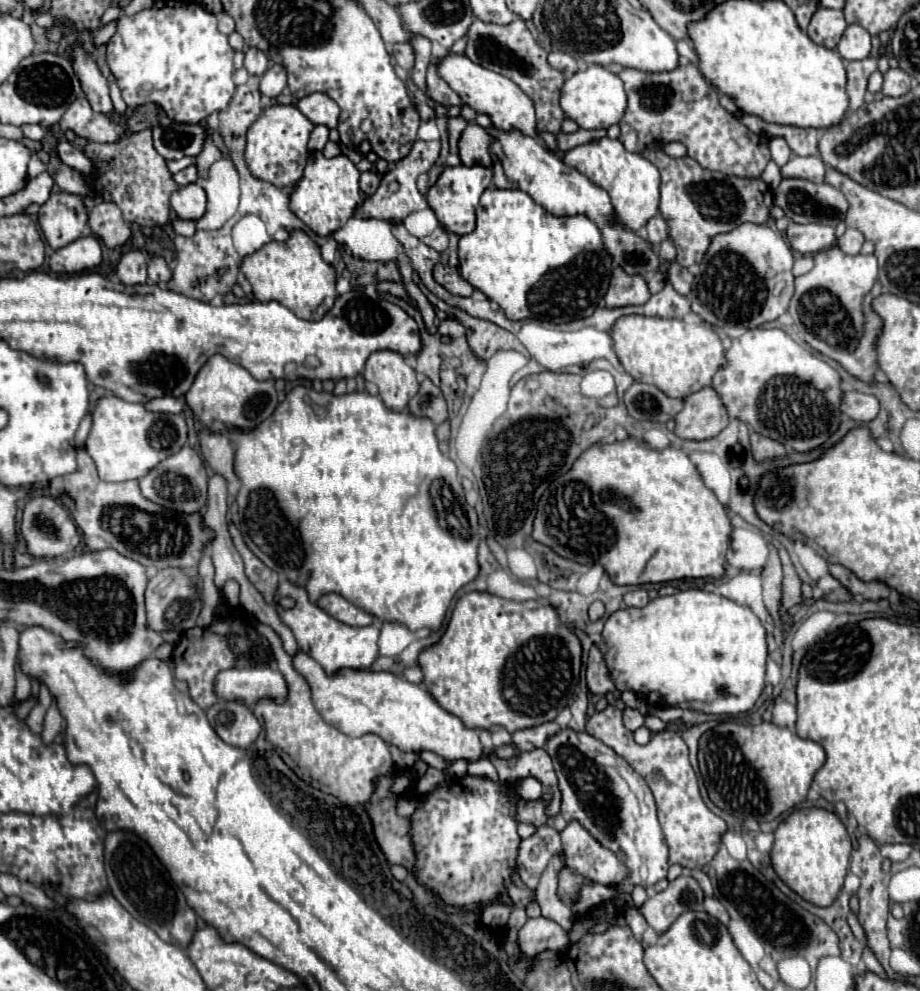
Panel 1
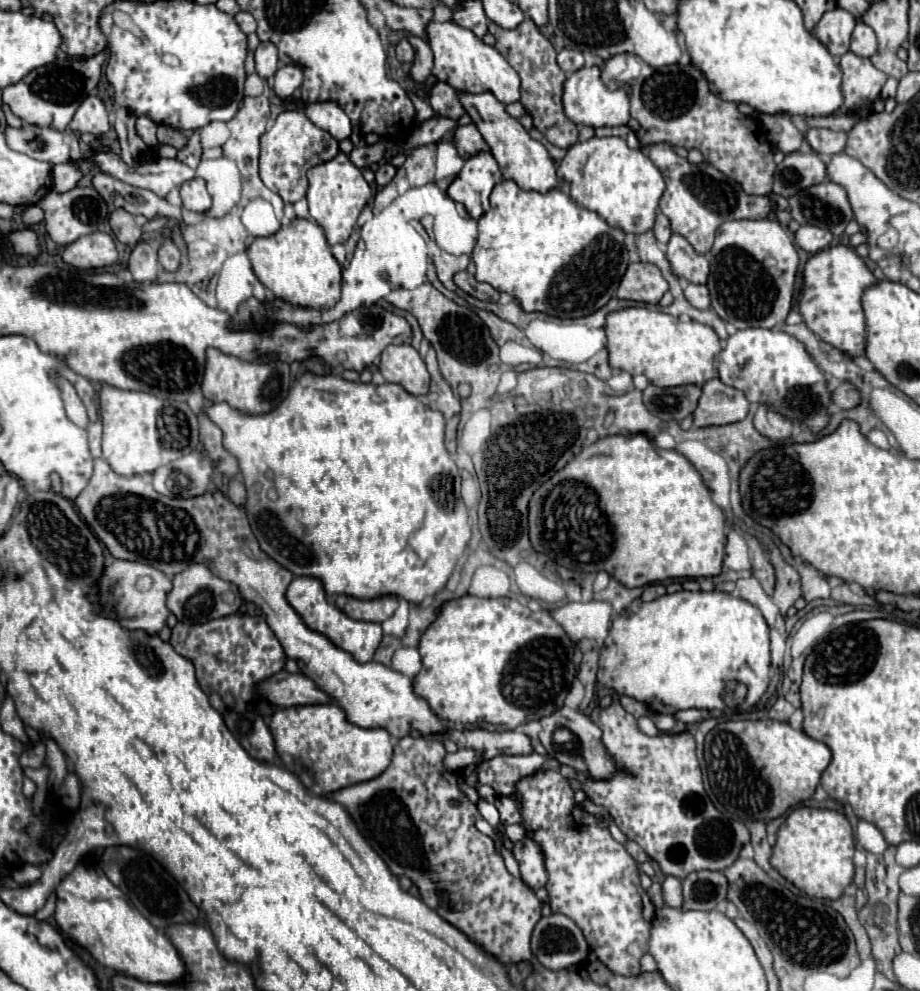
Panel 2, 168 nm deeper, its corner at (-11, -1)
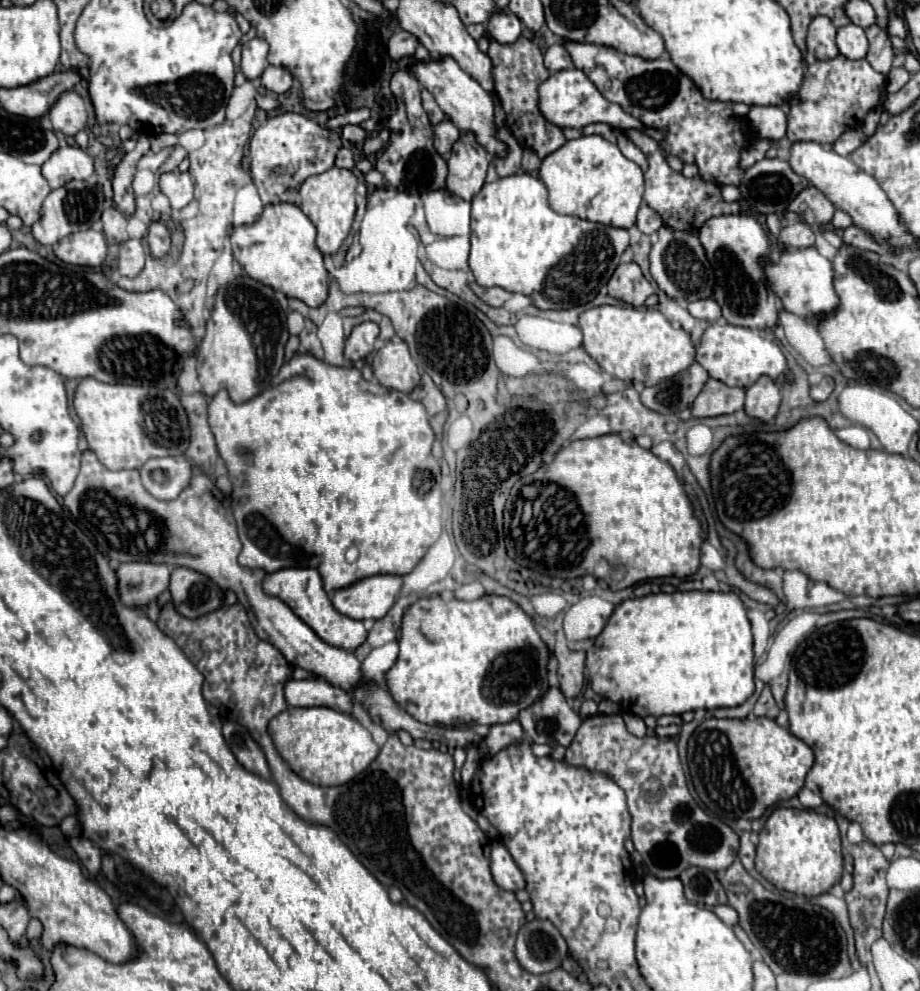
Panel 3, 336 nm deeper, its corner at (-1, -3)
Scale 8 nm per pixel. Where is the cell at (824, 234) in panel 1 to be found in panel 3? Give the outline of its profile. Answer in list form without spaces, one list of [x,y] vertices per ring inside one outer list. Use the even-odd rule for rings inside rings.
[[[796,222],[796,224],[790,224],[786,228],[782,228],[778,240],[784,244],[784,246],[792,246],[792,248],[808,248],[808,246],[814,246],[814,232],[808,224],[802,224],[802,222]]]

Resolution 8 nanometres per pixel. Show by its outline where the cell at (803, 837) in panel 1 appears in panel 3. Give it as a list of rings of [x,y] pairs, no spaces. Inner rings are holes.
[[[774,810],[760,830],[760,842],[756,846],[756,870],[780,890],[806,898],[826,894],[834,884],[840,882],[844,872],[836,820],[812,810]]]

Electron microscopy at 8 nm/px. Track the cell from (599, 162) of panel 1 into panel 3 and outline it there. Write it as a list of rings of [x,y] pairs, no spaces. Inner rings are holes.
[[[602,136],[568,140],[562,148],[558,148],[558,152],[552,152],[542,160],[540,180],[548,188],[550,208],[558,214],[570,214],[624,230],[636,224],[636,214],[644,194],[642,170],[622,156],[616,144],[604,140]]]

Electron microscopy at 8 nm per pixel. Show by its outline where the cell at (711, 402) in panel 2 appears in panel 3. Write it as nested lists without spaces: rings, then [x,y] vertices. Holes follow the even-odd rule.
[[[710,378],[692,404],[692,416],[710,418],[710,416],[734,414],[742,410],[742,406],[744,406],[742,388],[728,388],[726,384]]]

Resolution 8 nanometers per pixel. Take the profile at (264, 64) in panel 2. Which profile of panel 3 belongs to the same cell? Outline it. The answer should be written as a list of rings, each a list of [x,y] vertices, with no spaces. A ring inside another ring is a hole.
[[[248,38],[242,46],[242,72],[248,80],[260,78],[268,66],[268,44],[260,38]]]

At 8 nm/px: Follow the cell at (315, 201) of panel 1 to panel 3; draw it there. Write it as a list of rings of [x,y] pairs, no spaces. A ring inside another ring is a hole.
[[[334,166],[322,174],[310,176],[300,188],[300,208],[312,220],[312,224],[318,230],[316,246],[322,254],[338,252],[342,240],[350,232],[354,212],[356,212],[356,192],[354,192],[356,182],[358,180],[356,180],[352,170],[344,170],[344,168]]]

